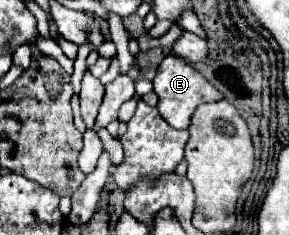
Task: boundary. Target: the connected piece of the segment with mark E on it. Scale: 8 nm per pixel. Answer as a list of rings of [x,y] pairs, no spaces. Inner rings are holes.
[[[167,56],[163,58],[159,70],[157,70],[157,76],[153,80],[153,86],[155,86],[155,92],[159,96],[159,114],[167,120],[169,126],[177,128],[177,130],[183,130],[191,124],[191,116],[195,114],[197,106],[203,104],[203,102],[219,102],[223,98],[223,94],[207,82],[205,76],[201,76],[189,62],[177,58],[177,56]]]

